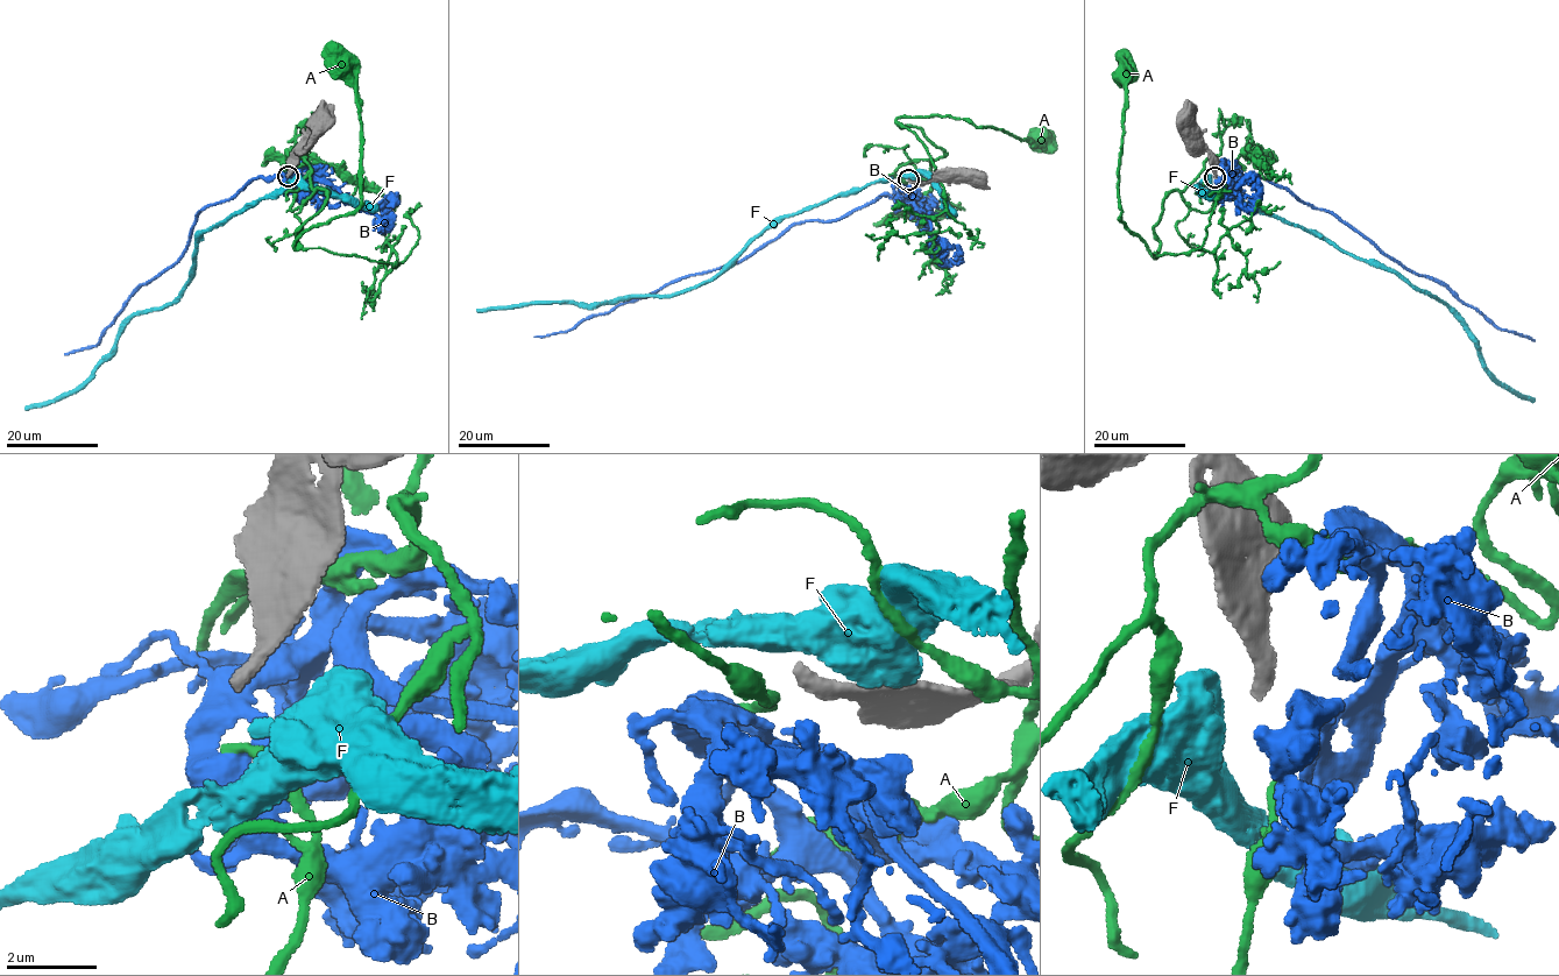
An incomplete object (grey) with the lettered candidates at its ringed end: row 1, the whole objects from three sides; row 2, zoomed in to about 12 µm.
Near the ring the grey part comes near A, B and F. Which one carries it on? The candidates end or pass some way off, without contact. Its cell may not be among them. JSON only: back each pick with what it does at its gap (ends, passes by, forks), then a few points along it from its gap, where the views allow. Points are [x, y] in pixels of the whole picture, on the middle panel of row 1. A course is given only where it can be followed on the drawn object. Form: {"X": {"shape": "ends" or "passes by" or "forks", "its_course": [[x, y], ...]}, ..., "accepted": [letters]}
{"accepted": []}

